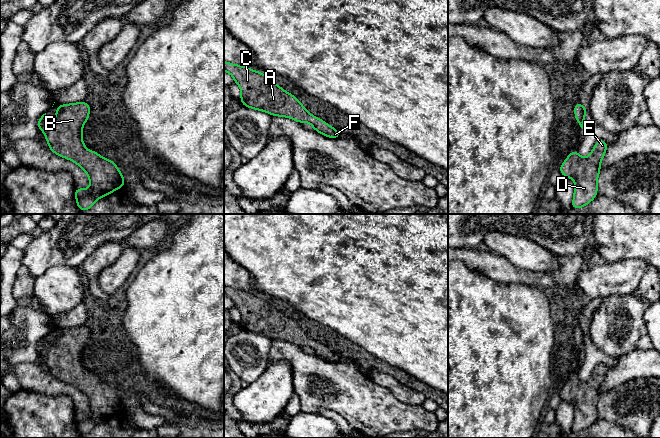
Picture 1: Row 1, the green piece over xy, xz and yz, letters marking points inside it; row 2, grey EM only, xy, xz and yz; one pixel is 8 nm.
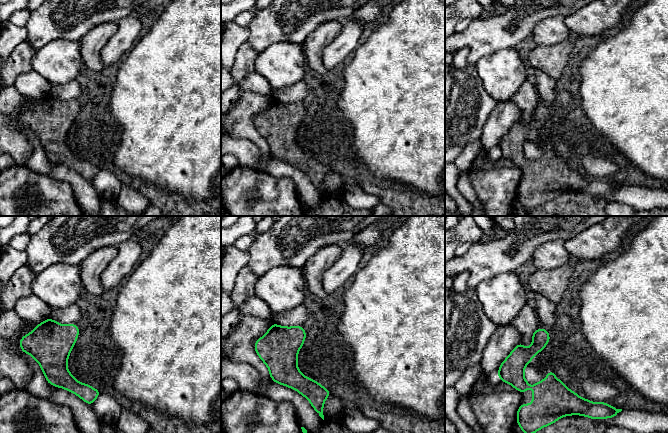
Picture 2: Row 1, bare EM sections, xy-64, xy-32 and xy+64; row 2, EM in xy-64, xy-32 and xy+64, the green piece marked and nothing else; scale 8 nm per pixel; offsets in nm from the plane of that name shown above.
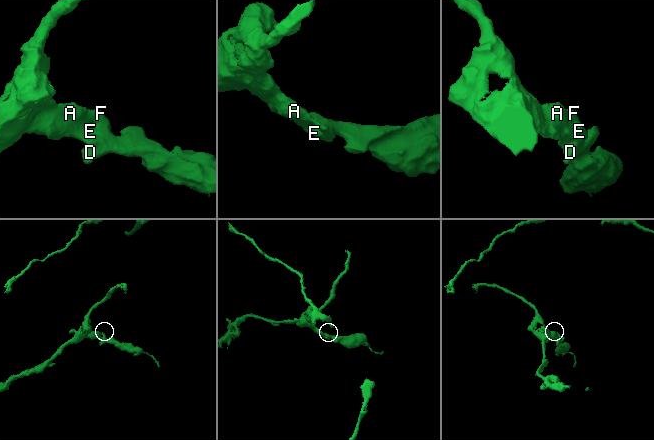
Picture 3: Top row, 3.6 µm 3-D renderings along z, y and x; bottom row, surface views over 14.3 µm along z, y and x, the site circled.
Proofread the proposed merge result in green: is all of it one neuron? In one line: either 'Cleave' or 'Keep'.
Keep

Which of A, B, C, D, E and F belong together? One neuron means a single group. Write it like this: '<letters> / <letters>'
A B C D E F

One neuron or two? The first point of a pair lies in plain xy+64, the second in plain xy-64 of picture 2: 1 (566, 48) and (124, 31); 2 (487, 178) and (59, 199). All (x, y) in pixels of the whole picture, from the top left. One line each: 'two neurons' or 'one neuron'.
1: one neuron
2: one neuron

